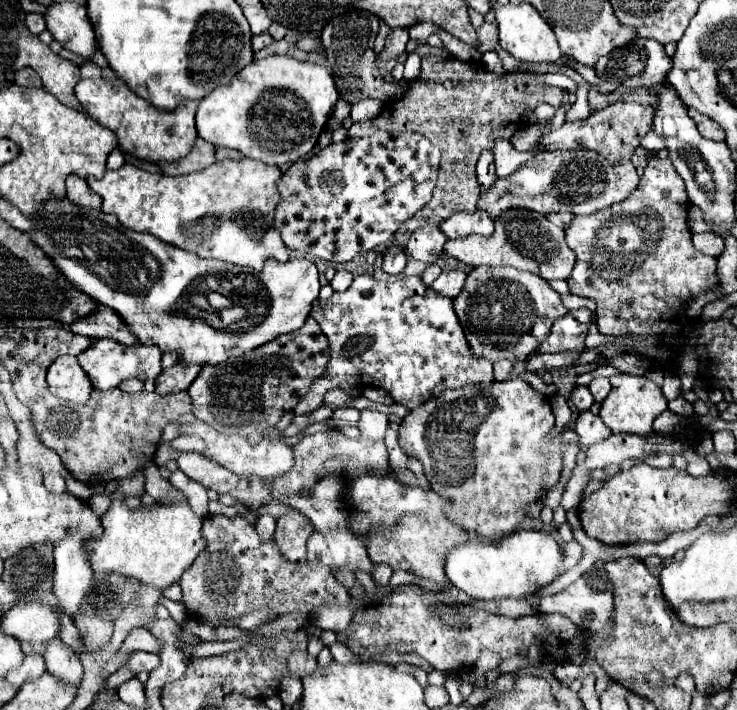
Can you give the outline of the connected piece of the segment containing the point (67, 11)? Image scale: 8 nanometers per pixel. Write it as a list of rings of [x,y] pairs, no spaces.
[[[52,4],[46,12],[46,26],[62,48],[82,56],[84,62],[92,62],[100,50],[94,34],[94,26],[80,4]]]

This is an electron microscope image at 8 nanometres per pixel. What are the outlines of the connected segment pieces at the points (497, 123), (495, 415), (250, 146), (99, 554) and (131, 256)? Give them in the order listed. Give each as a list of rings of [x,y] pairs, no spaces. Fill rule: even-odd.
[[[430,54],[422,58],[420,74],[410,82],[408,92],[388,104],[376,120],[364,120],[352,124],[348,138],[364,138],[386,126],[396,132],[412,130],[428,140],[442,152],[442,164],[438,172],[438,184],[430,204],[426,204],[416,216],[406,220],[394,234],[400,246],[406,246],[412,232],[422,226],[434,226],[450,218],[454,212],[474,212],[480,196],[476,182],[476,162],[484,150],[492,150],[494,142],[504,138],[510,140],[520,128],[526,110],[534,110],[540,102],[558,108],[562,104],[562,90],[540,84],[538,80],[522,78],[514,80],[512,74],[496,76],[488,72],[482,62],[464,62],[450,54]]]
[[[524,362],[514,364],[514,372],[504,382],[492,382],[488,388],[460,388],[448,390],[424,402],[420,408],[408,412],[400,428],[402,450],[418,458],[424,466],[426,478],[436,494],[452,504],[452,520],[464,528],[474,530],[488,540],[502,540],[516,532],[524,520],[528,504],[540,500],[560,478],[562,472],[562,446],[548,438],[554,426],[550,402],[540,392],[532,390],[522,378],[526,372]]]
[[[268,56],[264,60],[254,60],[248,64],[248,68],[232,78],[232,84],[216,88],[212,94],[200,100],[196,112],[196,128],[198,136],[212,142],[214,146],[234,148],[248,158],[282,166],[304,158],[316,146],[318,136],[336,106],[336,100],[338,92],[332,74],[324,66],[300,62],[290,56]]]
[[[112,502],[108,512],[102,516],[102,538],[90,542],[88,560],[94,574],[116,572],[160,590],[180,580],[182,572],[190,568],[198,552],[204,548],[204,540],[200,536],[202,518],[192,512],[188,502],[160,504],[156,508],[134,514],[124,502]]]
[[[68,198],[64,200],[48,200],[44,204],[44,210],[32,218],[34,224],[38,224],[38,232],[28,232],[28,236],[32,236],[32,240],[36,240],[36,244],[40,244],[40,248],[44,248],[44,252],[48,252],[48,256],[52,256],[52,260],[56,260],[56,268],[60,268],[60,272],[64,272],[64,276],[68,276],[68,280],[72,280],[72,284],[76,284],[76,288],[80,288],[82,292],[90,294],[94,300],[98,300],[102,306],[108,306],[108,308],[114,308],[116,314],[124,316],[124,322],[132,328],[132,332],[136,332],[138,340],[142,344],[154,344],[158,346],[162,352],[174,352],[178,356],[178,362],[180,364],[198,364],[198,366],[206,366],[206,364],[222,364],[226,362],[228,358],[234,358],[234,356],[240,356],[244,352],[250,352],[254,348],[258,348],[260,344],[266,344],[274,338],[278,338],[280,334],[288,334],[288,332],[294,332],[298,330],[304,320],[308,318],[310,310],[312,310],[312,302],[314,302],[314,296],[318,294],[320,290],[320,284],[318,284],[318,270],[316,266],[310,262],[310,260],[288,260],[284,264],[276,262],[276,260],[266,260],[264,264],[264,270],[262,272],[252,272],[252,270],[246,270],[242,266],[234,266],[234,264],[228,264],[228,262],[220,262],[220,260],[204,260],[204,258],[198,258],[190,252],[184,252],[180,248],[174,248],[170,244],[164,244],[162,240],[156,240],[156,236],[152,234],[142,234],[142,232],[134,232],[134,230],[128,230],[124,226],[120,226],[120,222],[110,216],[110,214],[104,214],[102,210],[84,210],[84,208],[76,208],[76,204],[72,204]]]

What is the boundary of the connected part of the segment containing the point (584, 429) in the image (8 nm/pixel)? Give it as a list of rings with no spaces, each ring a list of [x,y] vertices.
[[[584,410],[578,414],[574,430],[580,436],[580,442],[586,446],[600,442],[600,440],[606,440],[612,434],[612,432],[608,432],[608,428],[604,428],[604,422],[600,420],[600,416],[592,414],[590,410]]]

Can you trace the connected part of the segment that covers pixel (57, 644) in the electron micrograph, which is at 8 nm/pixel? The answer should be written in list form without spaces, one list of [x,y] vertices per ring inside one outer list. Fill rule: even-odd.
[[[60,638],[50,640],[46,644],[44,658],[46,658],[46,670],[52,676],[62,680],[64,684],[80,686],[80,682],[82,682],[82,662],[80,662],[78,654],[68,644],[64,644]]]

